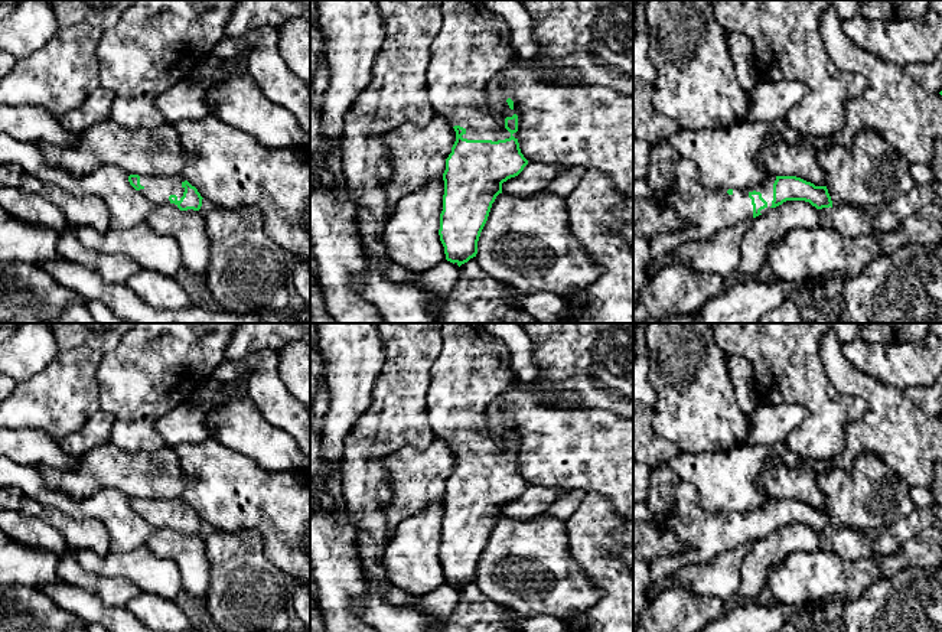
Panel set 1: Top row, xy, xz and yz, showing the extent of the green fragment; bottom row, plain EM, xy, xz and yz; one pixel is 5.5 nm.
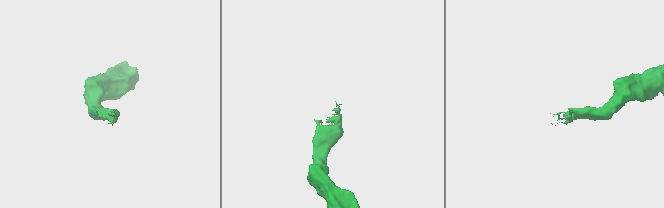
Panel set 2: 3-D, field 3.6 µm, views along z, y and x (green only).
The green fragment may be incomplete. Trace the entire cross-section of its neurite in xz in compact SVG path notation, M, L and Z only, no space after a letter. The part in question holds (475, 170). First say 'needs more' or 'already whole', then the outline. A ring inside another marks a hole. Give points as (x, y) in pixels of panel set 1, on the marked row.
needs more | M441 0L443 25L430 48L427 94L436 115L446 118L456 131L456 141L446 159L444 195L440 214L440 241L446 260L459 267L477 254L477 241L492 203L502 193L502 183L518 176L528 160L516 139L518 115L506 111L496 118L488 107L486 85L518 59L511 46L511 29L482 0Z

